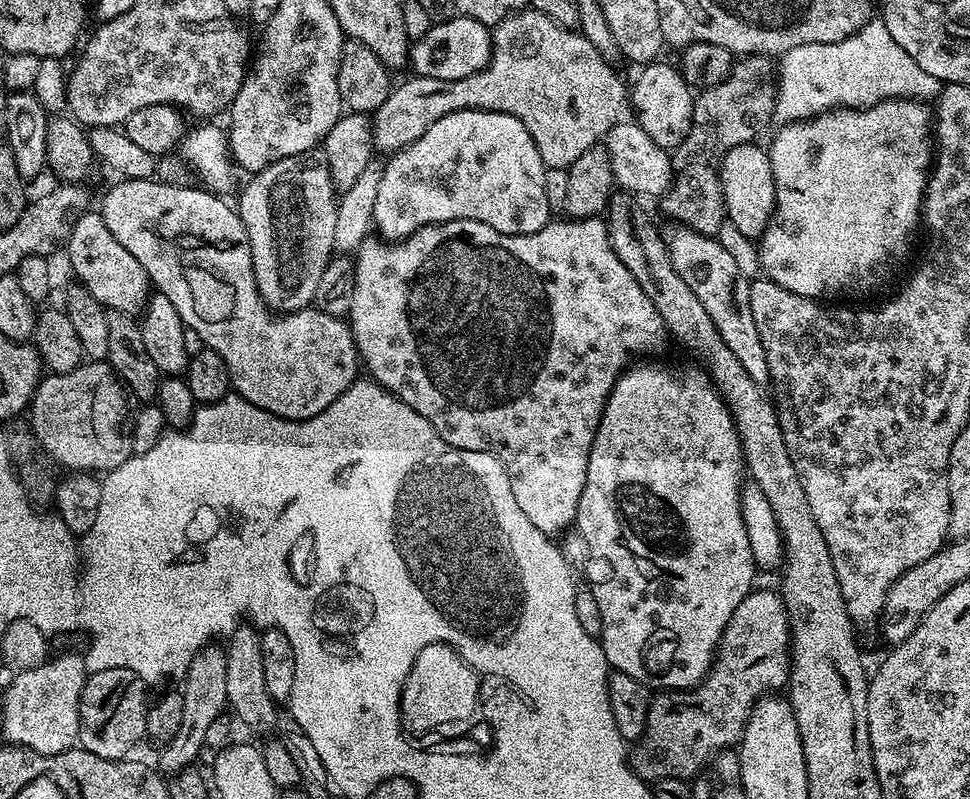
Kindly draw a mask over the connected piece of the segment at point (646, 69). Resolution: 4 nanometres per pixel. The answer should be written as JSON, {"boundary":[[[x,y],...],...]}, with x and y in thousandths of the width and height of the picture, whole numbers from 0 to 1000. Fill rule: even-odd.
{"boundary":[[[673,78],[663,81],[663,84],[657,89],[660,91],[657,93],[656,101],[651,101],[649,105],[649,135],[651,139],[652,135],[656,139],[656,145],[654,144],[655,154],[660,155],[662,163],[666,163],[666,168],[670,168],[670,173],[674,173],[674,178],[679,185],[696,188],[703,178],[703,173],[707,173],[707,168],[711,163],[715,115],[703,98],[700,84],[698,84],[696,79],[680,79],[681,78]]]}

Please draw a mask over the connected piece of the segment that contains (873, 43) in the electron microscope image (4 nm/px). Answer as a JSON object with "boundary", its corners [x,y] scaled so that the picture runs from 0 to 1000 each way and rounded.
{"boundary":[[[900,23],[868,53],[828,55],[802,75],[799,149],[805,156],[836,150],[860,135],[897,135],[911,125],[935,123],[949,128],[968,120],[971,103],[955,93],[913,38],[910,25]]]}

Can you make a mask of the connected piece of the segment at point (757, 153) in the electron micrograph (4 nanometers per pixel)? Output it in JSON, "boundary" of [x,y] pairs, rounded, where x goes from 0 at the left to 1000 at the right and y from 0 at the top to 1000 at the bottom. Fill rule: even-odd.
{"boundary":[[[782,179],[766,180],[757,183],[742,200],[742,232],[744,233],[744,248],[746,249],[746,269],[752,282],[756,280],[769,299],[778,302],[788,284],[796,272],[797,258],[800,255],[800,239],[798,238],[798,220],[794,208],[794,198],[787,184],[782,185]]]}

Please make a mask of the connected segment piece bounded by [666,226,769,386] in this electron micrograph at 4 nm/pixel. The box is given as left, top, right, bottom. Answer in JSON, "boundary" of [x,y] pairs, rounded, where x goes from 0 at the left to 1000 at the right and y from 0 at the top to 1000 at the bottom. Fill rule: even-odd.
{"boundary":[[[697,283],[694,287],[694,290],[687,295],[687,307],[691,328],[695,330],[695,338],[699,338],[699,348],[703,348],[703,353],[707,353],[707,358],[711,358],[711,363],[715,363],[715,368],[720,373],[720,378],[724,378],[728,393],[732,393],[732,403],[736,403],[740,418],[744,418],[744,428],[748,428],[748,433],[753,433],[753,438],[760,446],[761,453],[765,453],[769,468],[773,468],[773,473],[785,483],[791,482],[793,474],[790,438],[786,433],[786,423],[782,421],[781,408],[777,403],[777,388],[773,388],[772,347],[767,347],[767,340],[763,337],[758,318],[748,307],[741,305],[738,295],[726,295],[713,285],[704,283]]]}

